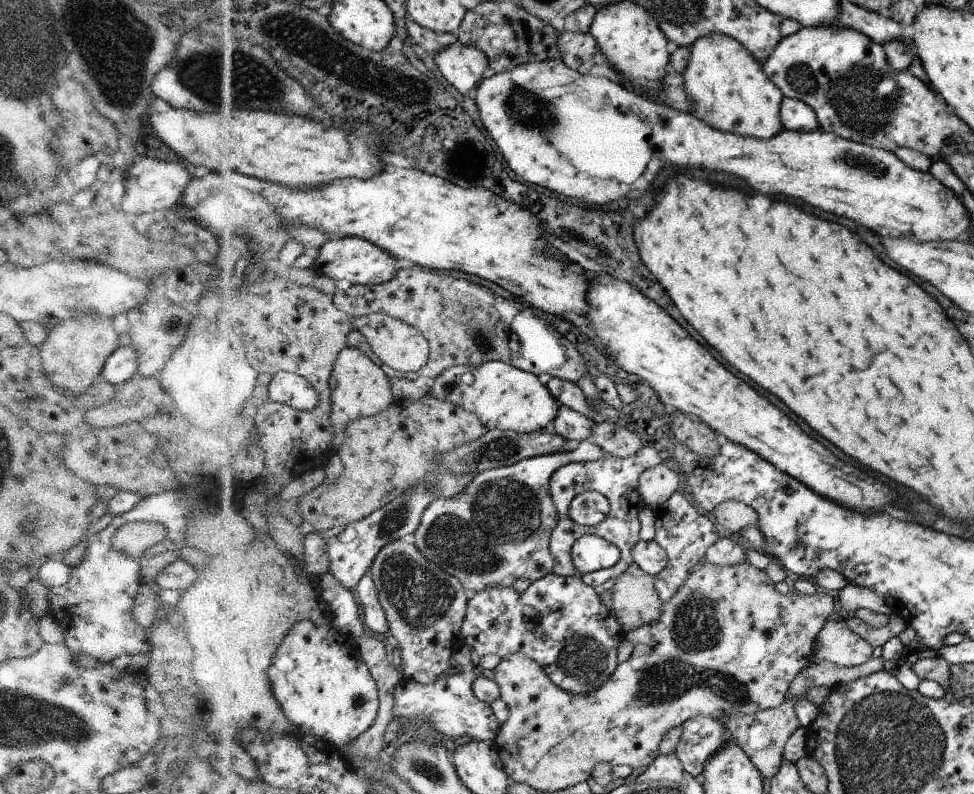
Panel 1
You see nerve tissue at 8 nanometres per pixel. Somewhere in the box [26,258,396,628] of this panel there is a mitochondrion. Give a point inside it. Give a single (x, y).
(64, 290)

